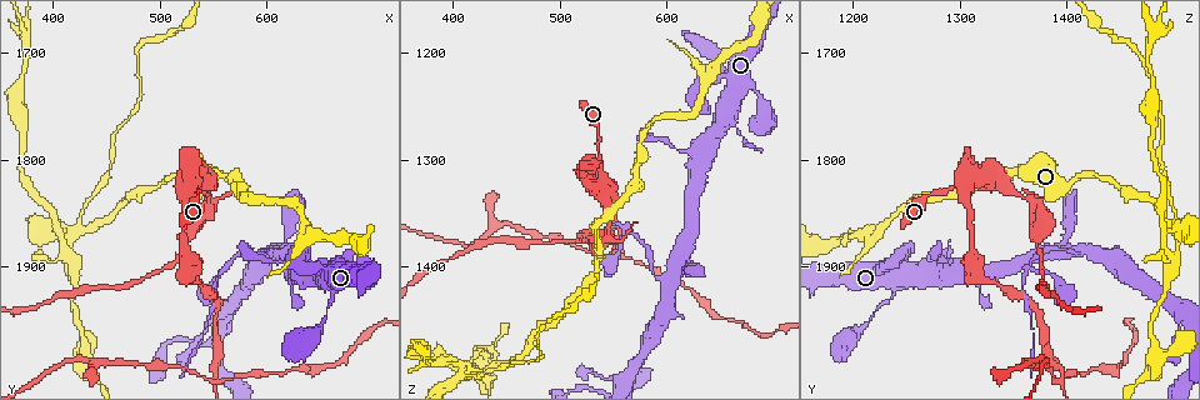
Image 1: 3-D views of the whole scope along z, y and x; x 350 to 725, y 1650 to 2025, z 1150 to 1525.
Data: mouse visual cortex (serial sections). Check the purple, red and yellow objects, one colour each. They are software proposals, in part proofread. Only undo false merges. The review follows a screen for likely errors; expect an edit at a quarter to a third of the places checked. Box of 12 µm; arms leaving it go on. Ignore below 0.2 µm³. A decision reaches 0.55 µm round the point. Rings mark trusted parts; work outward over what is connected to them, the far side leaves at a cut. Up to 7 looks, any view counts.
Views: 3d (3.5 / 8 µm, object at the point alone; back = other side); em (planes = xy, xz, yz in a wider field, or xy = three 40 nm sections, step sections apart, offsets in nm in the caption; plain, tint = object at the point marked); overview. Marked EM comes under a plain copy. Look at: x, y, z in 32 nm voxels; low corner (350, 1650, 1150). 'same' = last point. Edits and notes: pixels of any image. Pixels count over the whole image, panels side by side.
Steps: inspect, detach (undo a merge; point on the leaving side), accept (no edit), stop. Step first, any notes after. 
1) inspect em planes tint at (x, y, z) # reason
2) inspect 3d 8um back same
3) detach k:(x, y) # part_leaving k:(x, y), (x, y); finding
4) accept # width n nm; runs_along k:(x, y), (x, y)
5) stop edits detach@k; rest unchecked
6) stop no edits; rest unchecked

inspect 3d 3.5um at (660, 1928, 1238) # sharp bend

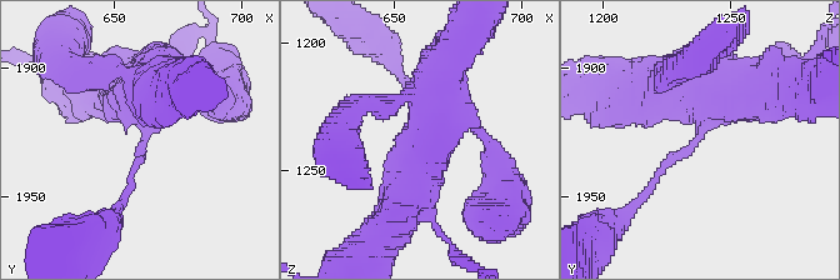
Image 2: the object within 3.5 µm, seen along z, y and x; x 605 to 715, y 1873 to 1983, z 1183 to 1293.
inspect em xy step 1 tint at (662, 1926, 1238) # arm_widths 100, 600 nm

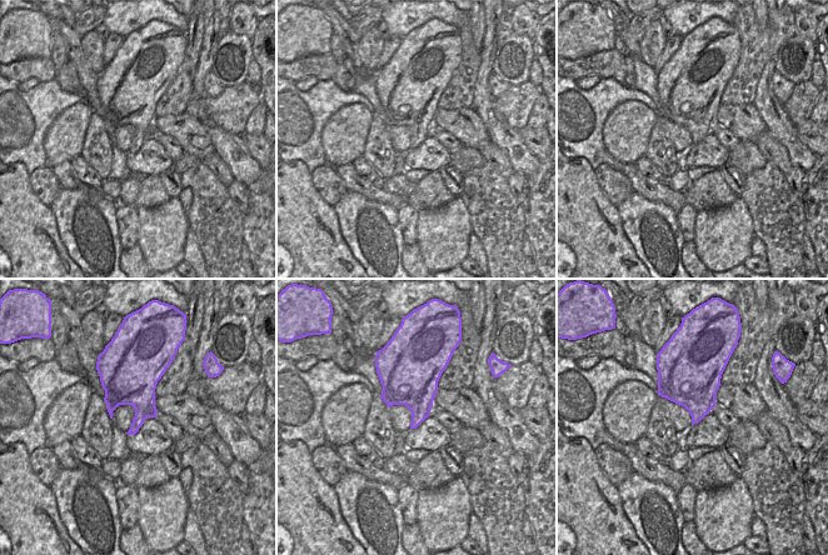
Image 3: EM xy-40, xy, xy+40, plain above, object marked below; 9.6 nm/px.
accept # runs_along 2:(678, 86), (709, 90), (700, 136), (645, 194); all the same cell

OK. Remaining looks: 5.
inspect 3d 3.5um at (530, 1824, 1302) # a narrow waist

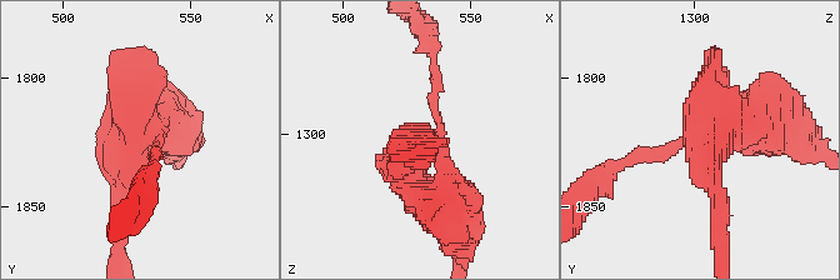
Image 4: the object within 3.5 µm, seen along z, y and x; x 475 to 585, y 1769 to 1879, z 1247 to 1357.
inspect em xy step 5 tint at (531, 1822, 1301)

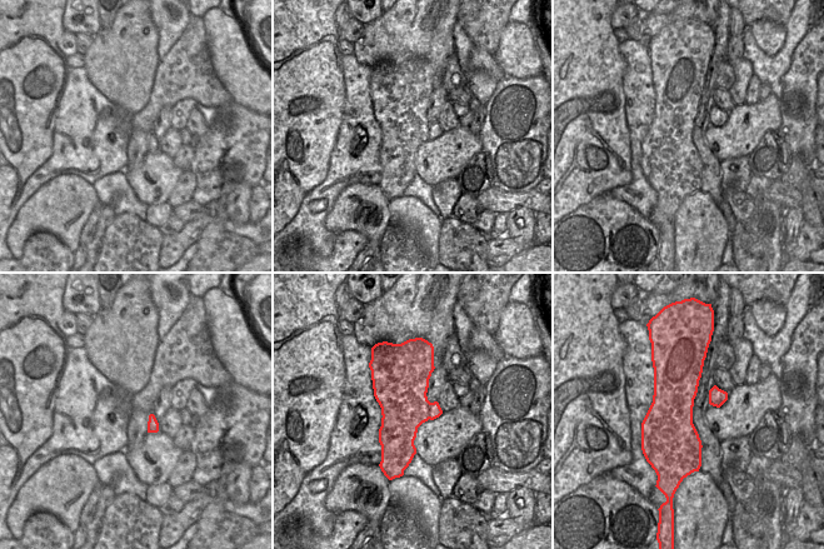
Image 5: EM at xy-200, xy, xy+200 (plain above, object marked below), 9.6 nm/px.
inspect em xy step 3 tint same

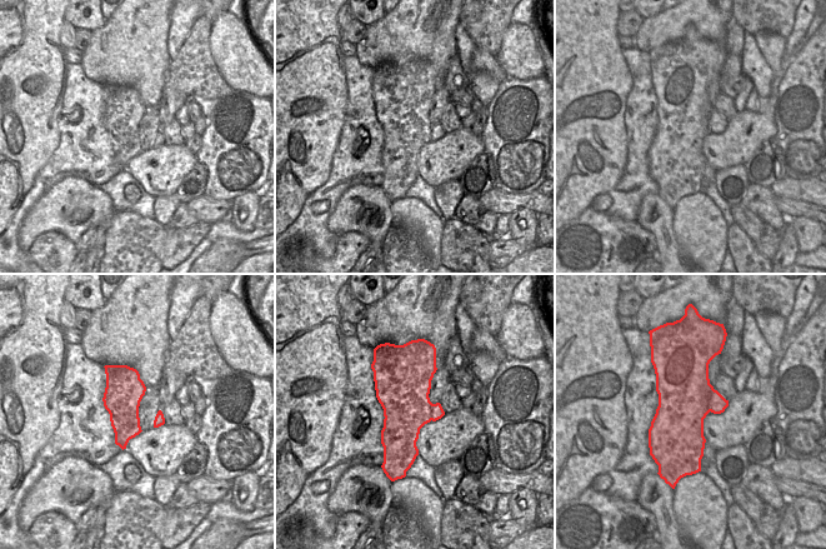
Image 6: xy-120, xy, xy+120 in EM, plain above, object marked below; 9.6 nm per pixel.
detach 4:(109, 169) # border 6:(714, 389), (710, 397), (709, 410); a second cell is stuck on

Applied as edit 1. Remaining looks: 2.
inspect em xy step 3 tint at (606, 1888, 1406) # a narrow waist

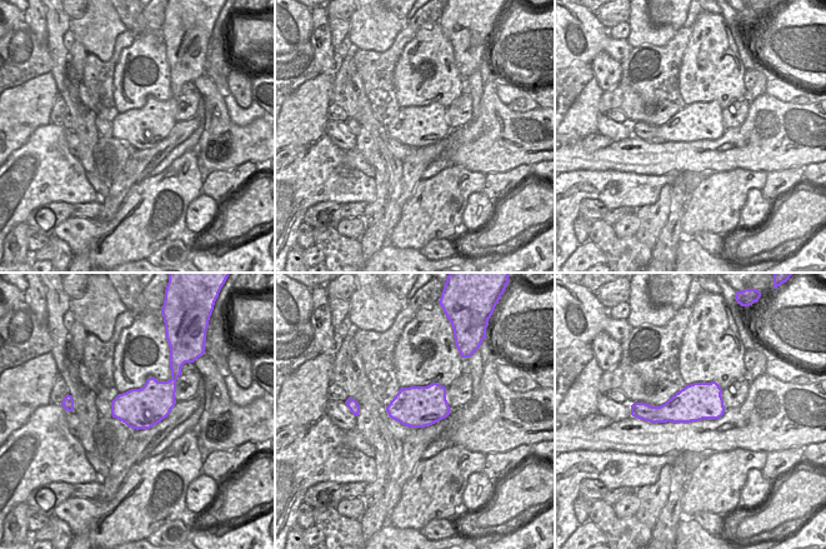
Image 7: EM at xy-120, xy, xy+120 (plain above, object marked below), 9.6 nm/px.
inspect 3d 3.5um back same

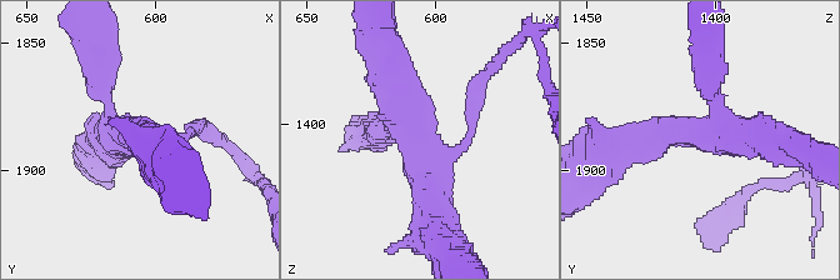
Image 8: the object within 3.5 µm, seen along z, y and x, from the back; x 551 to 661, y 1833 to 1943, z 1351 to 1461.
detach 8:(473, 103) # arms 3; arm_widths 150, 400, 450 nm; part_leaving 8:(463, 145), (478, 81), (513, 45); two cells meet here

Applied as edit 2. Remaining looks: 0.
stop edits detach@4, detach@8; rest unchecked

